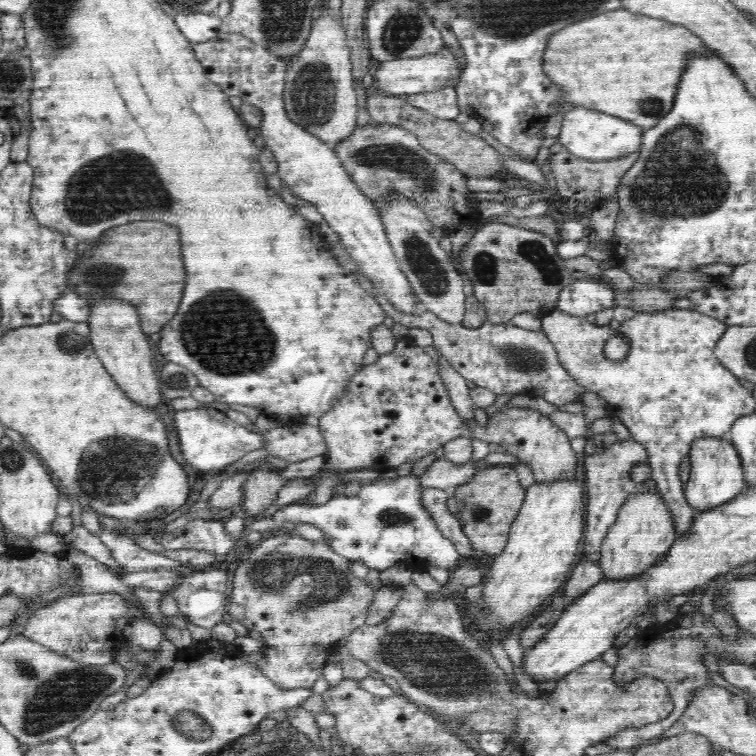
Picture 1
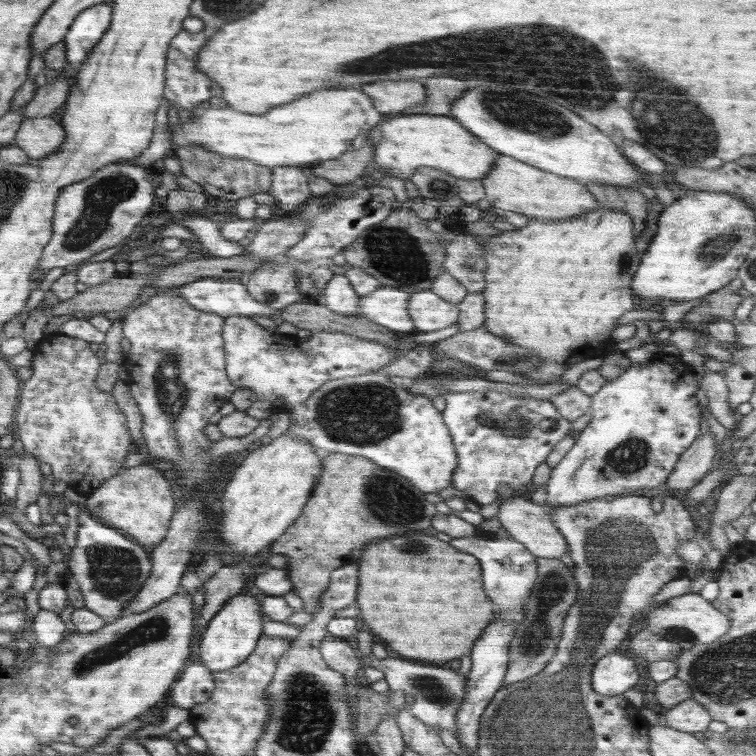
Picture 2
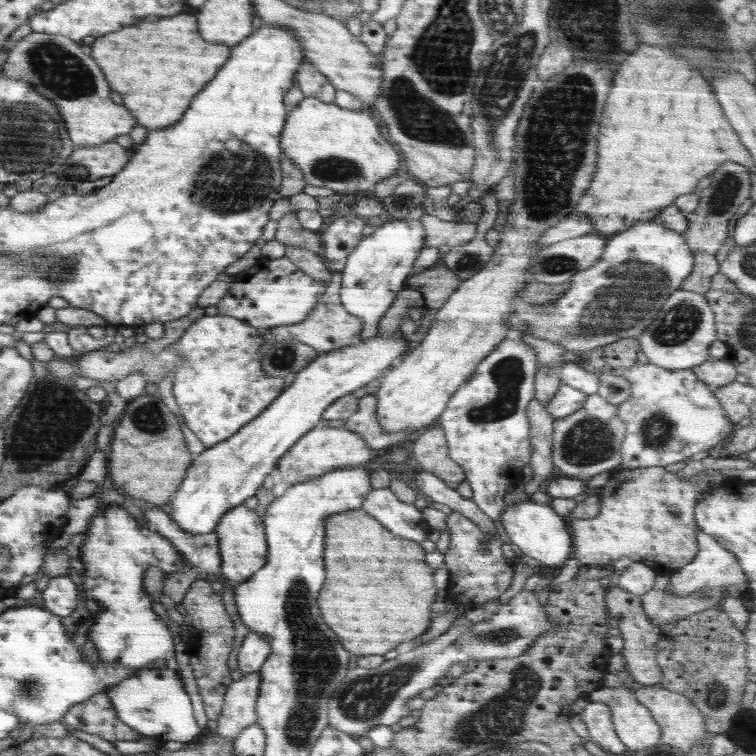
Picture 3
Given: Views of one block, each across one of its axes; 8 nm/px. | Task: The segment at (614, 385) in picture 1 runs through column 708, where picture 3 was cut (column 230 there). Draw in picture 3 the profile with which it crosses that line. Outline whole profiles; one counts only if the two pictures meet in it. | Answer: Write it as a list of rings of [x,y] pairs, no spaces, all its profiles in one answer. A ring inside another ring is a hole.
[[[205,314],[202,318],[196,319],[176,342],[170,344],[170,347],[174,347],[185,356],[185,360],[177,366],[173,380],[172,392],[176,404],[186,420],[186,427],[196,434],[206,448],[217,445],[237,433],[245,424],[266,410],[286,388],[283,378],[268,376],[262,370],[259,351],[264,342],[261,336],[263,332],[264,329],[250,326],[231,316]]]

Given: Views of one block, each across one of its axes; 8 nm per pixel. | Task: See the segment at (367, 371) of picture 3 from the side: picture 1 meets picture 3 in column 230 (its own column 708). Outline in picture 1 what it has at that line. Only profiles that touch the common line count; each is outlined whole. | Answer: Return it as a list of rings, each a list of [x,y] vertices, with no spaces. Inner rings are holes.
[[[726,436],[722,437],[700,437],[697,438],[689,448],[691,472],[688,482],[684,483],[684,492],[687,502],[696,514],[712,510],[716,506],[722,506],[731,502],[746,491],[744,481],[744,469],[740,455],[732,441]]]

